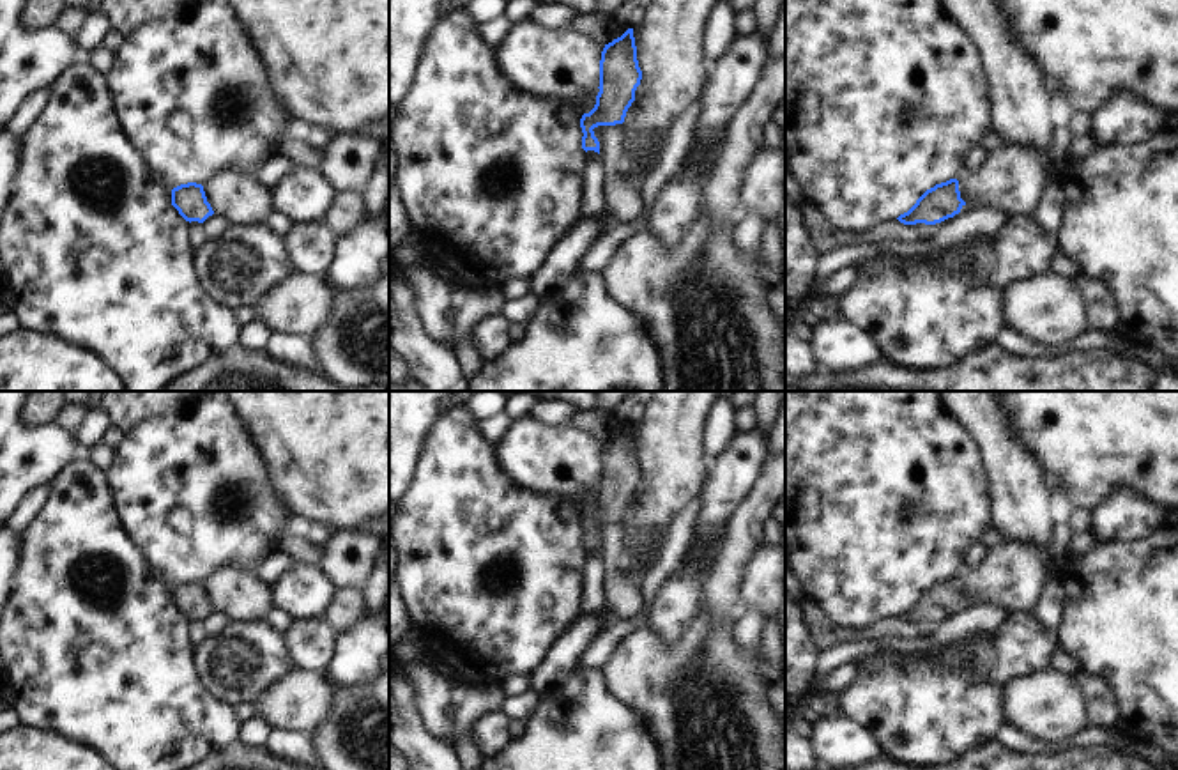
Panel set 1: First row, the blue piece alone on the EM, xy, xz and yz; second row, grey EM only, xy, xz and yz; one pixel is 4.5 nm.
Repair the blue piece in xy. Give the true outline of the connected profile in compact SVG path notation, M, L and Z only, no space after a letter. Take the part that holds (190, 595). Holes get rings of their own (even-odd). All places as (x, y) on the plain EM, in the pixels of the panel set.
M187 579L172 586L172 602L189 620L189 639L198 641L203 634L202 620L214 611L202 581Z

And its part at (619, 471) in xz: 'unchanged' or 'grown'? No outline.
grown

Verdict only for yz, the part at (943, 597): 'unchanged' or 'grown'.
grown

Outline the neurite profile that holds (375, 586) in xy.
M380 540L370 574L361 586L366 609L382 611L389 593L389 547Z

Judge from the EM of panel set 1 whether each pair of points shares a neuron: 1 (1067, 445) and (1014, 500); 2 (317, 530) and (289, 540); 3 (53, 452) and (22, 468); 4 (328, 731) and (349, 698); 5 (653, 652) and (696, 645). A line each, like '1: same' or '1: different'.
1: different
2: different
3: same
4: same
5: same

